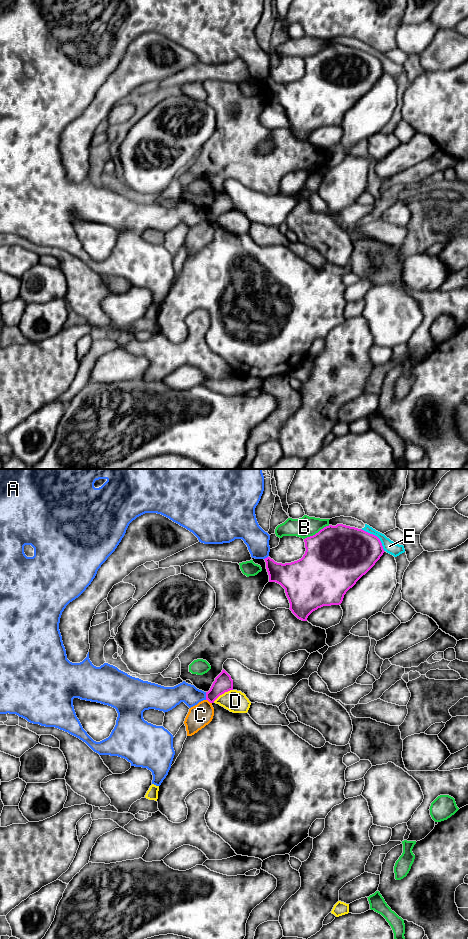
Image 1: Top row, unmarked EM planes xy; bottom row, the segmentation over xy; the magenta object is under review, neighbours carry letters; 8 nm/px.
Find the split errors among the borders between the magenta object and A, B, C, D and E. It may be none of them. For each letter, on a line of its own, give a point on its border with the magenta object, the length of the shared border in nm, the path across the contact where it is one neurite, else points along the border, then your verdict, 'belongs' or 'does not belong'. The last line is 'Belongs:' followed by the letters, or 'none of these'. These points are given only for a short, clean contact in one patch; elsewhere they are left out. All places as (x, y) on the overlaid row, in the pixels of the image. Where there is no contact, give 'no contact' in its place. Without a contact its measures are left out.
A: xy (206, 696) | 60 nm | along xy (205, 692), (206, 699) | does not belong
B: xy (316, 533) | 240 nm | does not belong
C: xy (209, 701) | 60 nm | along xy (206, 699), (211, 703) | does not belong
D: xy (222, 693) | 190 nm | does not belong
E: xy (376, 536) | 260 nm | does not belong
Belongs: none of these

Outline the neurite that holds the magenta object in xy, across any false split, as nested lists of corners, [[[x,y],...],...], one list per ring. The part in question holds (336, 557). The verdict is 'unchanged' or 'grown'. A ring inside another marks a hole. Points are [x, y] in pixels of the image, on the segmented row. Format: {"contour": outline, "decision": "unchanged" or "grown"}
{"contour": [[[337,524],[326,526],[313,536],[304,539],[305,554],[291,563],[277,563],[270,557],[265,558],[269,582],[276,582],[284,589],[290,603],[290,610],[300,620],[307,621],[308,616],[323,606],[340,605],[346,592],[365,575],[385,552],[380,539],[362,529]]], "decision": "unchanged"}

